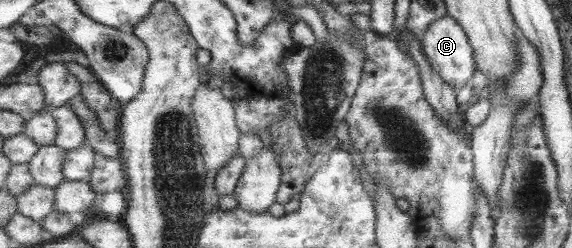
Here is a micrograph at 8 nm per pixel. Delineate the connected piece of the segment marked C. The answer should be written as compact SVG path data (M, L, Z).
M446 16L433 22L425 31L421 43L423 52L426 54L433 70L440 74L449 86L458 89L460 86L471 82L471 78L473 78L477 69L474 47L470 43L466 31L454 18Z

